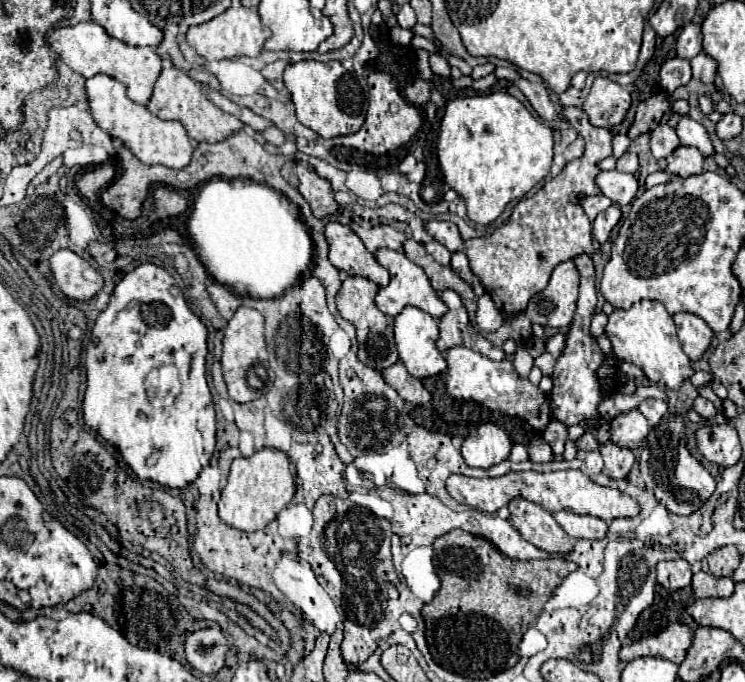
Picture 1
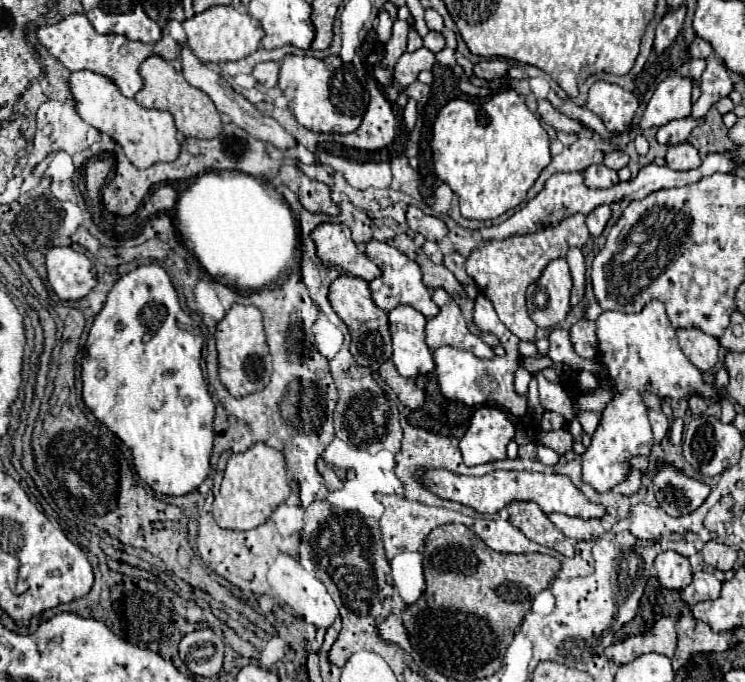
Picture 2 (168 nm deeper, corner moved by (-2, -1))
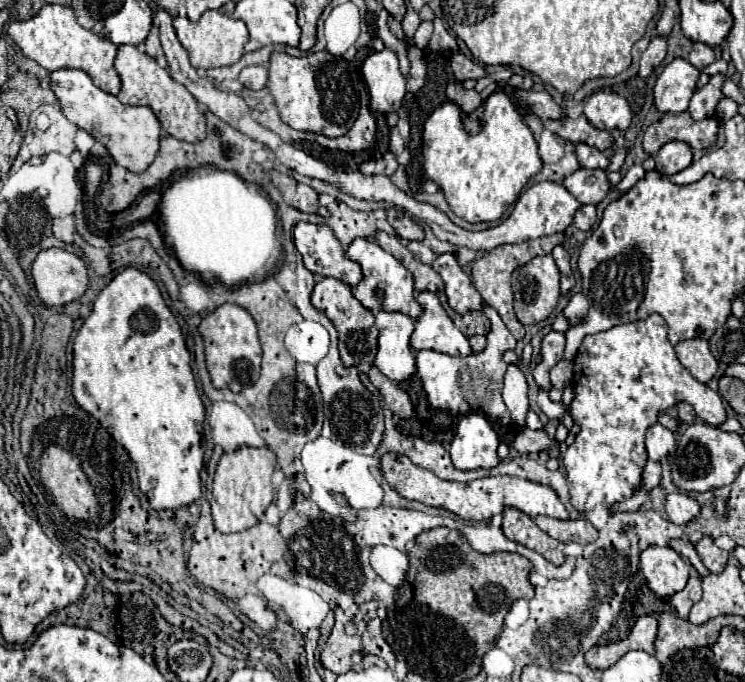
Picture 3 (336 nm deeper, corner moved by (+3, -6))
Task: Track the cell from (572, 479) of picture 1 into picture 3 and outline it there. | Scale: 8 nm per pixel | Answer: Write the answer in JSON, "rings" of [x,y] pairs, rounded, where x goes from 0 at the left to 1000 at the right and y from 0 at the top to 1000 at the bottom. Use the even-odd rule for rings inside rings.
{"rings":[[[515,664],[510,673],[510,691],[521,711],[537,723],[545,732],[564,735],[577,743],[593,743],[601,746],[604,752],[626,761],[626,764],[655,764],[658,758],[668,755],[677,749],[677,743],[690,743],[698,746],[701,752],[719,758],[719,755],[736,755],[746,761],[765,761],[762,749],[752,738],[749,726],[725,708],[714,708],[709,702],[698,699],[685,699],[685,696],[666,696],[666,699],[650,699],[628,708],[607,708],[596,705],[577,691],[569,691],[566,685],[558,685],[545,667],[534,664]]]}

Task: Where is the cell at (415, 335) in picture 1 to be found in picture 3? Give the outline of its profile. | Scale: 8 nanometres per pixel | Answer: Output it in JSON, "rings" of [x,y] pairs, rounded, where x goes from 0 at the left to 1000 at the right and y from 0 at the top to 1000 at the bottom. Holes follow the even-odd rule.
{"rings":[[[505,459],[507,518],[502,535],[529,559],[542,559],[558,547],[556,518],[550,512],[550,491],[556,468],[542,459]]]}

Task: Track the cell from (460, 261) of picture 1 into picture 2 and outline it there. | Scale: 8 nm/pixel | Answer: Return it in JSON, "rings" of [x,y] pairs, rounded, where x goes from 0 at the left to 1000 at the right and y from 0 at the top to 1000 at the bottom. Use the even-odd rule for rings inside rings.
{"rings":[[[613,370],[600,372],[595,387],[597,387],[597,390],[611,402],[611,408],[621,416],[621,422],[624,422],[624,428],[627,428],[627,434],[630,434],[630,437],[638,437],[638,434],[643,431],[643,425],[640,425],[640,419],[638,419],[635,408],[624,399],[624,378],[621,378],[619,372],[613,372]]]}

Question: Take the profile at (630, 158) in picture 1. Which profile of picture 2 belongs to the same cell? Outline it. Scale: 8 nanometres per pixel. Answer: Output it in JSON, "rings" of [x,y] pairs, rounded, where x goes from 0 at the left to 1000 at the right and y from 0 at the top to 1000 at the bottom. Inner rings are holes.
{"rings":[[[834,220],[817,223],[817,226],[812,229],[812,235],[809,235],[809,240],[812,240],[815,246],[823,246],[823,249],[834,249],[836,243],[842,243],[842,238],[844,238],[844,229],[842,229],[839,223],[834,223]]]}

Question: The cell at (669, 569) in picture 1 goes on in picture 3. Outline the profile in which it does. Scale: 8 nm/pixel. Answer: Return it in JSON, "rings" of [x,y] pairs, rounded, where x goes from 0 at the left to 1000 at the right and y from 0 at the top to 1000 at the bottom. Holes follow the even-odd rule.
{"rings":[[[872,799],[859,811],[859,837],[872,867],[883,875],[902,875],[923,852],[923,828],[902,802]]]}

